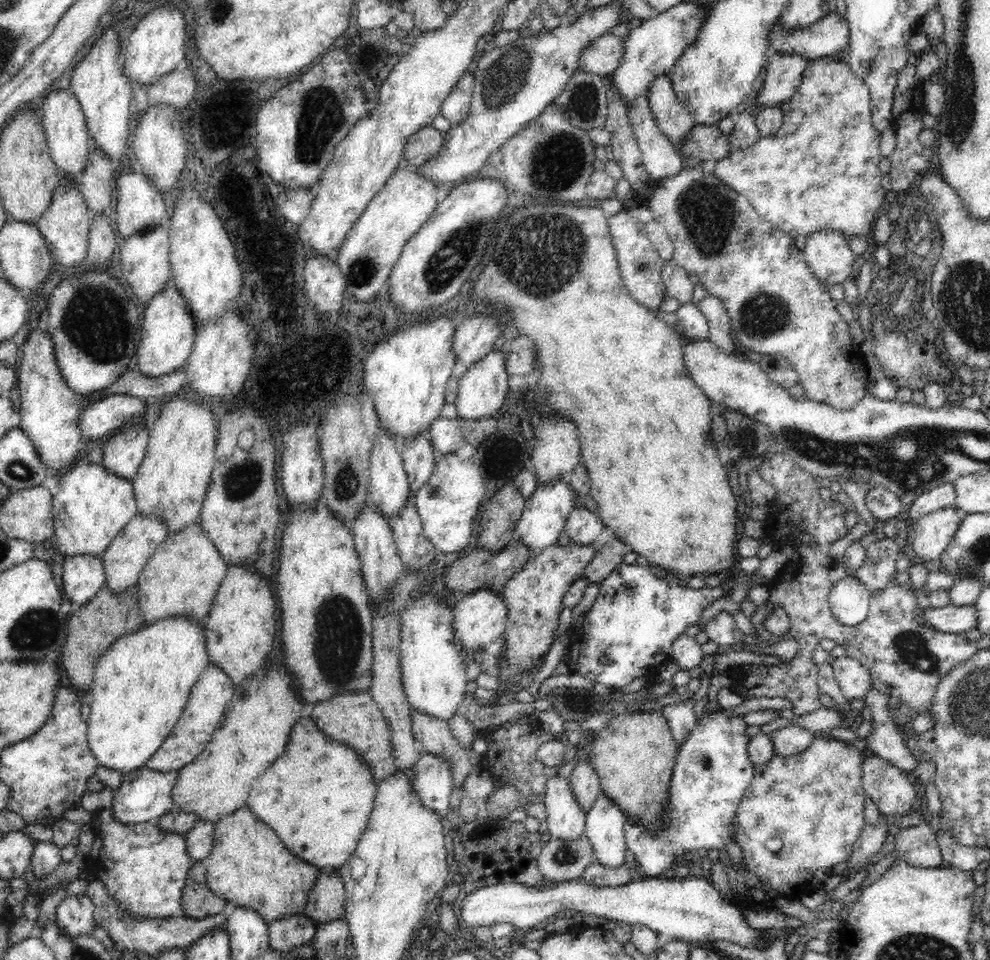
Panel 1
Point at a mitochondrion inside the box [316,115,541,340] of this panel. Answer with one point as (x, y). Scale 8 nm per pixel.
(449, 260)

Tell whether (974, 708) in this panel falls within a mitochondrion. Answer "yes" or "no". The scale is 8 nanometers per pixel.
yes

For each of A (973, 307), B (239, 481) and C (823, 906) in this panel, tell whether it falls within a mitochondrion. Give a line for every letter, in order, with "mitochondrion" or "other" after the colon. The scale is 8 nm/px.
A: mitochondrion
B: mitochondrion
C: other

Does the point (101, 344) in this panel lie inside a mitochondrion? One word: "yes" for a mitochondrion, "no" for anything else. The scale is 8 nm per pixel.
yes

